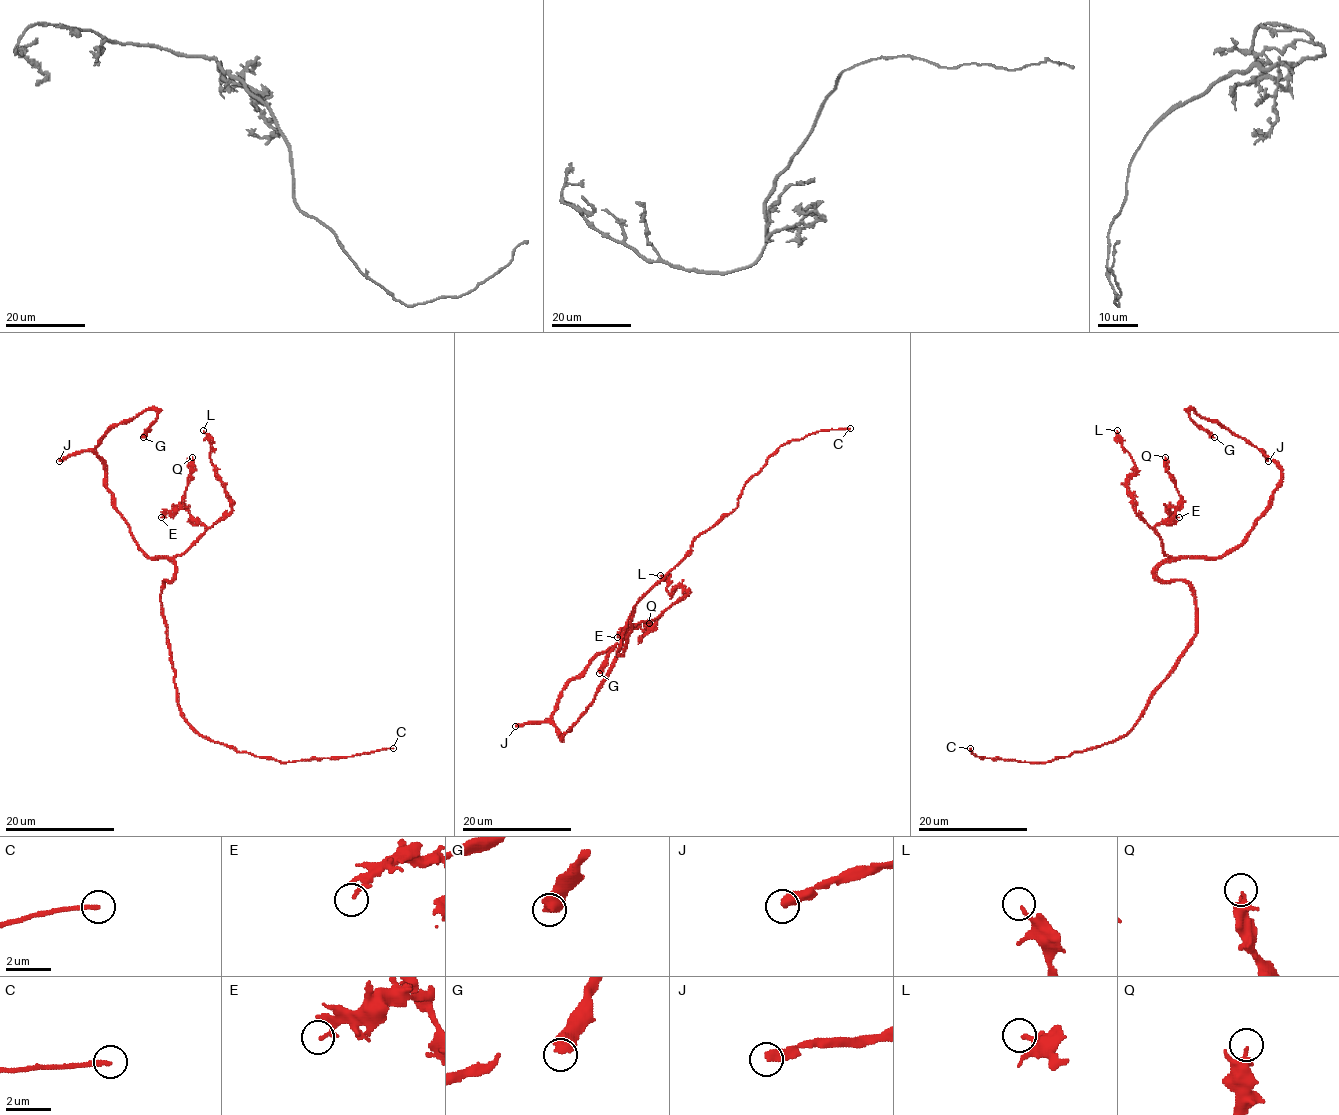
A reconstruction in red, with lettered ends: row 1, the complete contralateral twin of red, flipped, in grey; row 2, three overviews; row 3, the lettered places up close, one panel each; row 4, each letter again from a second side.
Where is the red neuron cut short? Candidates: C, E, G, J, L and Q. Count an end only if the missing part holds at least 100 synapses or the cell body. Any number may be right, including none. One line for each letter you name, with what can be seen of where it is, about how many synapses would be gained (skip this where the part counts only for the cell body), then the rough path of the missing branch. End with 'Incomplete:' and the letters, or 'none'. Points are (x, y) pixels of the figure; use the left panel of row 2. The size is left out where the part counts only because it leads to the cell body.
G: Place: (143, 437). Roughly 130 synapses. Course of what is missing: (143, 437), (143, 441), (152, 450), (165, 454), (227, 448)
Incomplete: G

